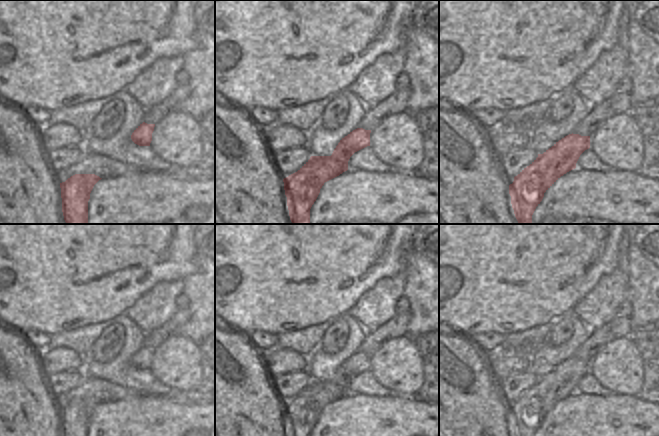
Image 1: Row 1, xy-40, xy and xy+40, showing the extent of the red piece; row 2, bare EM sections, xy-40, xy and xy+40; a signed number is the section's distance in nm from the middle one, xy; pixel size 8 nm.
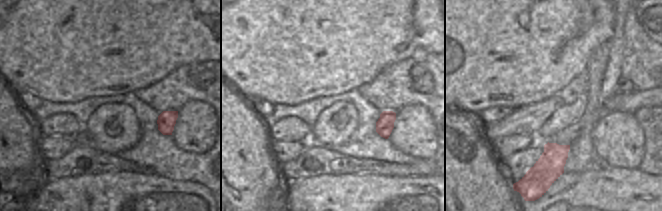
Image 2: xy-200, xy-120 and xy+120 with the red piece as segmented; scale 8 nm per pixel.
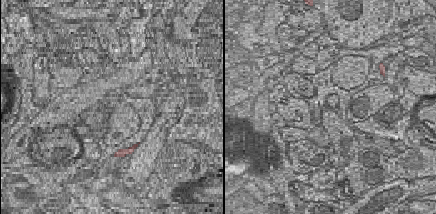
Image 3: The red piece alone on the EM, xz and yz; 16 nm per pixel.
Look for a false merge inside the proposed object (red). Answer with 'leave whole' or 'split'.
leave whole

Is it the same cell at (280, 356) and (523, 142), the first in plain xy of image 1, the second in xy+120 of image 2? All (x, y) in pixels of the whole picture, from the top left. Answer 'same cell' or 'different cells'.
same cell

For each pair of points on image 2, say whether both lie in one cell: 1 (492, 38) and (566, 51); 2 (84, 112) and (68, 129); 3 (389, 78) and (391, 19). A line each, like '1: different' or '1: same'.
1: same
2: different
3: different

